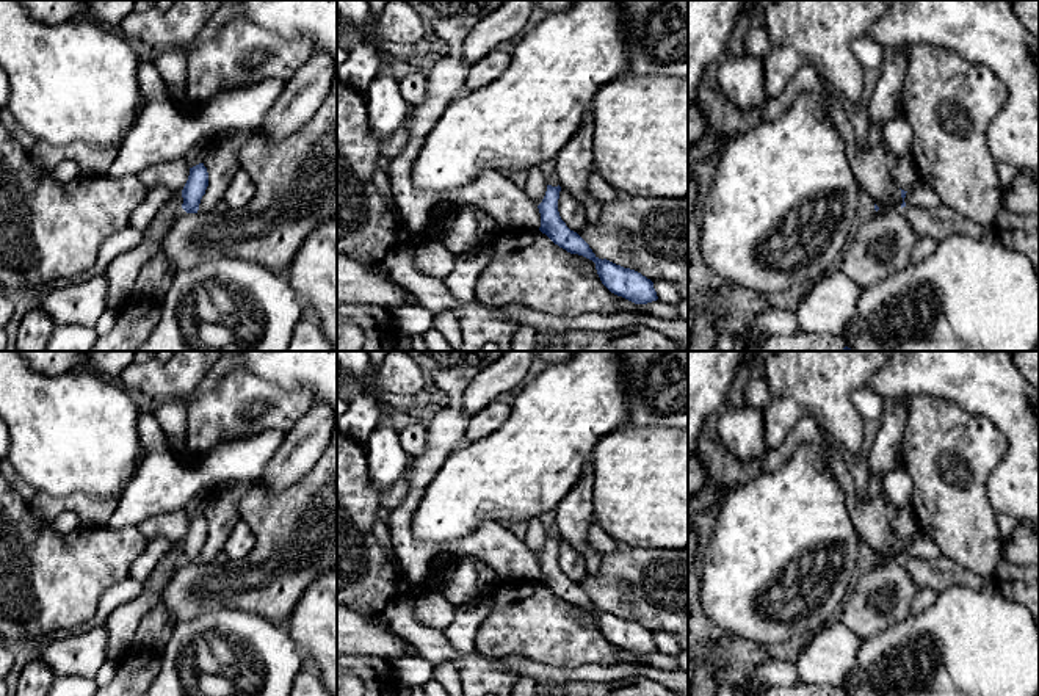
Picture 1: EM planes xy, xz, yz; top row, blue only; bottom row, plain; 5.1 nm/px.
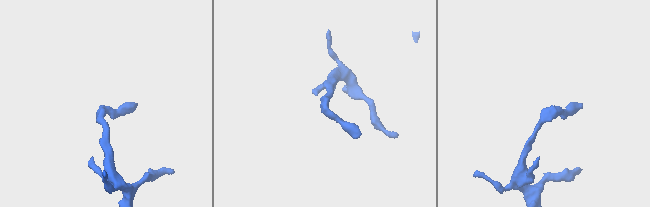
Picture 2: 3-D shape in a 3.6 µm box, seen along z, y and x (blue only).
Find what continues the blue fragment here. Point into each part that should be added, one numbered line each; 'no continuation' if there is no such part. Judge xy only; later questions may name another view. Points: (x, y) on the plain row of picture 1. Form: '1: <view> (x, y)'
no continuation

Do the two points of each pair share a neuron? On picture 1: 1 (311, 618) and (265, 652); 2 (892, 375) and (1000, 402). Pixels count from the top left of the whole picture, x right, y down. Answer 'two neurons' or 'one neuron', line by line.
1: two neurons
2: one neuron

